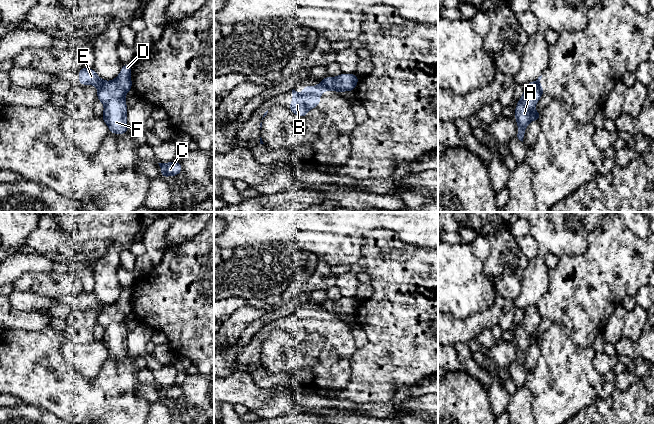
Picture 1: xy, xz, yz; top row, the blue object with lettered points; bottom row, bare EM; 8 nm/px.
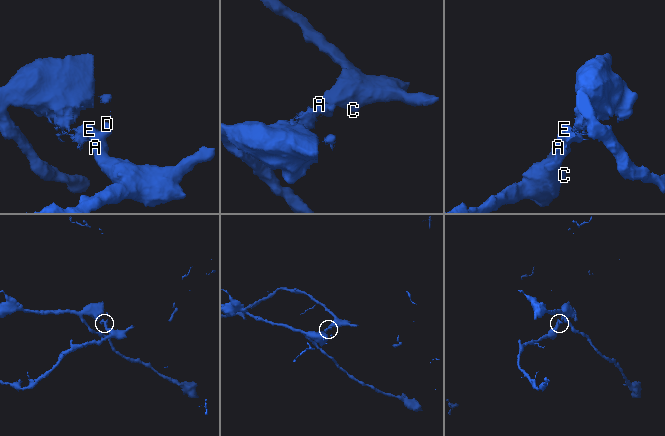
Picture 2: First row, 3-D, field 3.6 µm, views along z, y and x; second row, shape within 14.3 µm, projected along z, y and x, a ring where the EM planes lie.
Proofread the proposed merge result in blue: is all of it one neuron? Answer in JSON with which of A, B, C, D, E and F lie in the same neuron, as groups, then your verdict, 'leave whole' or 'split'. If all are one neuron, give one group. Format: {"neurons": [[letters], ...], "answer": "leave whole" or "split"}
{"neurons": [["A", "C", "D", "F"], ["B", "E"]], "answer": "split"}

